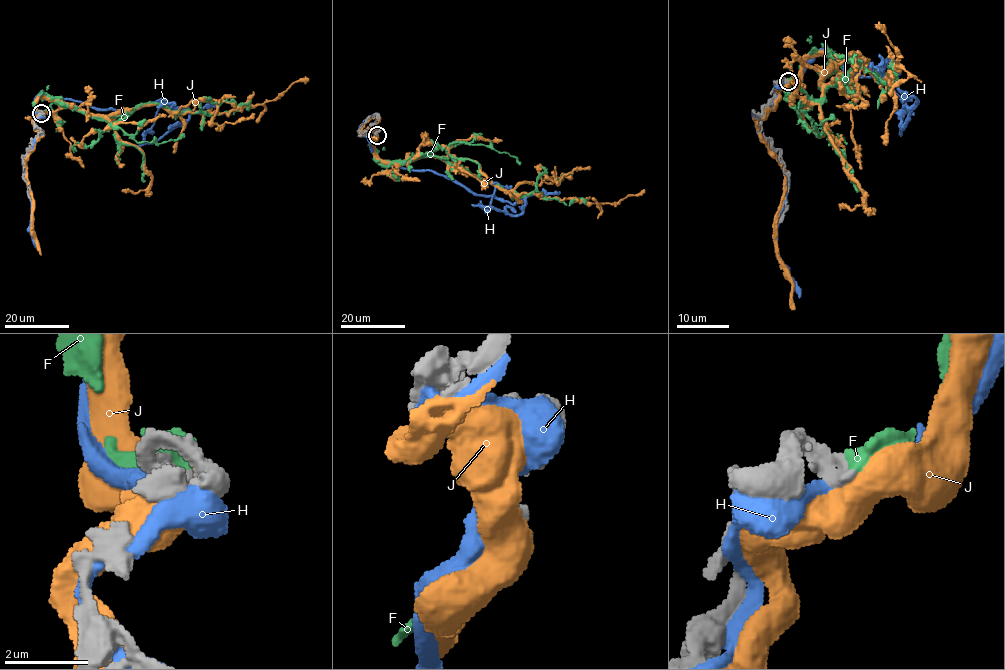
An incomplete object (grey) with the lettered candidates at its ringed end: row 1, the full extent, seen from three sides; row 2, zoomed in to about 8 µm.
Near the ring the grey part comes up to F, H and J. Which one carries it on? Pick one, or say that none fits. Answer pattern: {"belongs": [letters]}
{"belongs": ["F"]}

